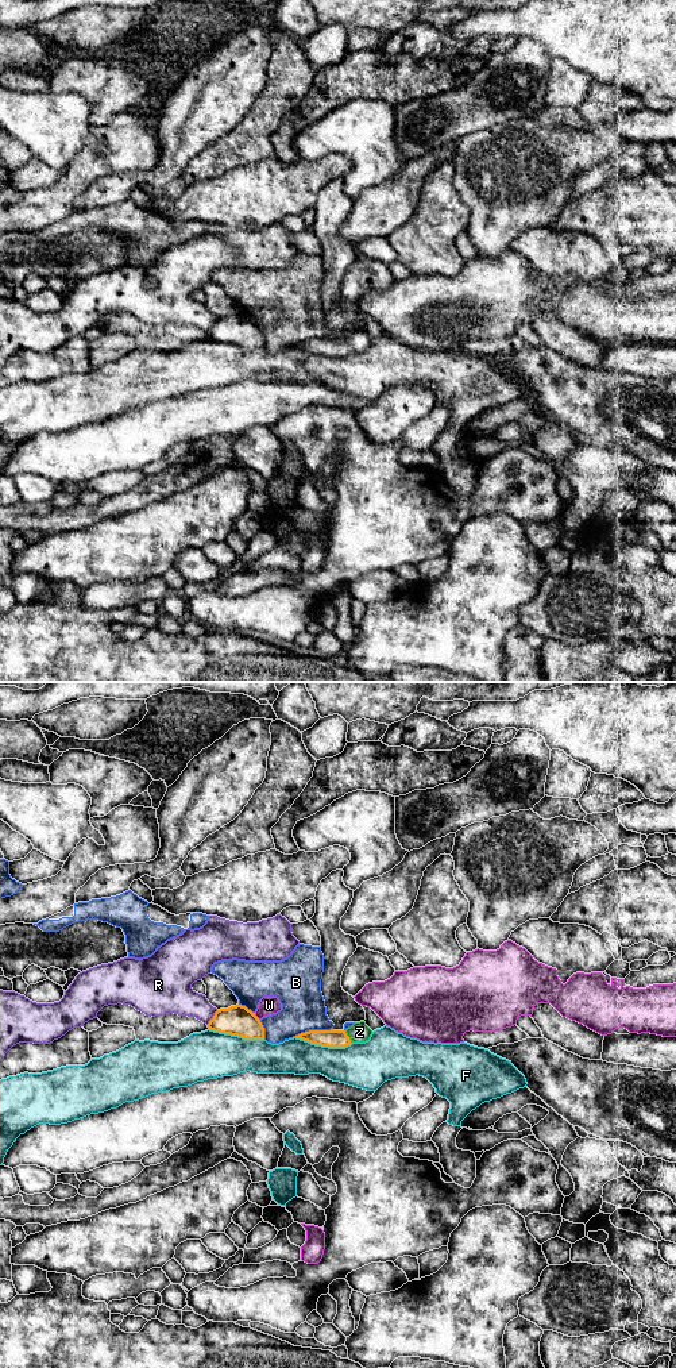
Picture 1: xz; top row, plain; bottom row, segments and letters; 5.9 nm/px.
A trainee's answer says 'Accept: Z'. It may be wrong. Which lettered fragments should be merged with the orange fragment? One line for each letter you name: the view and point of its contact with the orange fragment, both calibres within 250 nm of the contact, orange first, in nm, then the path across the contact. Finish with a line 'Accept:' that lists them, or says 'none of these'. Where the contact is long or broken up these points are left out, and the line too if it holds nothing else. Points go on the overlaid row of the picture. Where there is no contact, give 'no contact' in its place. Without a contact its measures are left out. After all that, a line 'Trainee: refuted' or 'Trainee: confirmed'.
Z: meets orange in xz at (347, 1036); 110 nm thick on the orange side, 120 nm on the other; runs through xz (332, 1039), (347, 1036), (359, 1032)
Accept: Z
Trainee: confirmed

